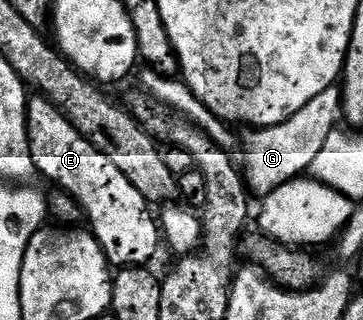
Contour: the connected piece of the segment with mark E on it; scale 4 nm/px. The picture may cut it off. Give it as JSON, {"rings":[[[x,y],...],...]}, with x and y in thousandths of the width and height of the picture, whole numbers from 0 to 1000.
{"rings":[[[94,297],[72,322],[72,419],[83,438],[83,481],[96,531],[116,541],[168,600],[201,616],[231,669],[245,725],[275,759],[295,816],[314,834],[402,834],[435,791],[441,766],[441,703],[413,669],[416,644],[342,559],[328,528],[275,484],[179,359],[129,303]]]}

